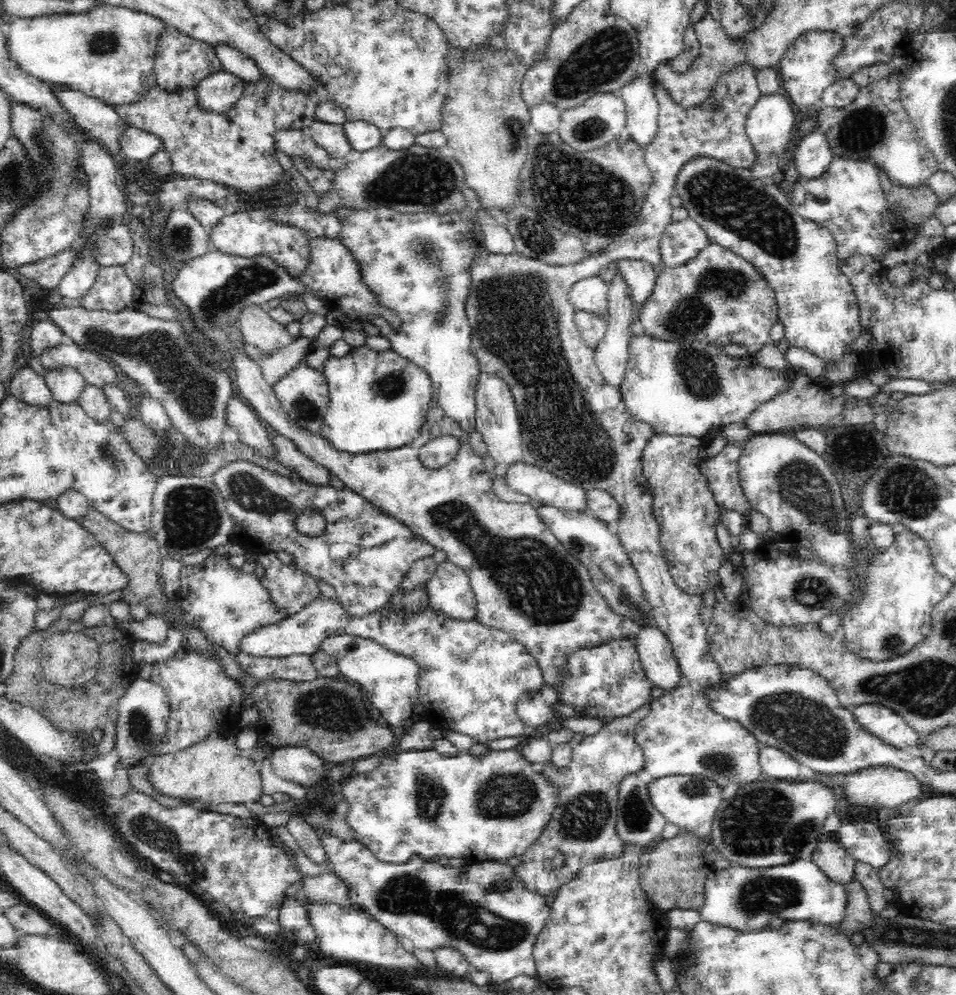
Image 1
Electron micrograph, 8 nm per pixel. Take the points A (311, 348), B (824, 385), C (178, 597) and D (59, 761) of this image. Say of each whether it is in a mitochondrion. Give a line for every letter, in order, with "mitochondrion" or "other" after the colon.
A: other
B: other
C: other
D: other

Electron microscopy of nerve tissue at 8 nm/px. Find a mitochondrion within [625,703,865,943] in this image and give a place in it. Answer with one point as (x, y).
(763, 821)

